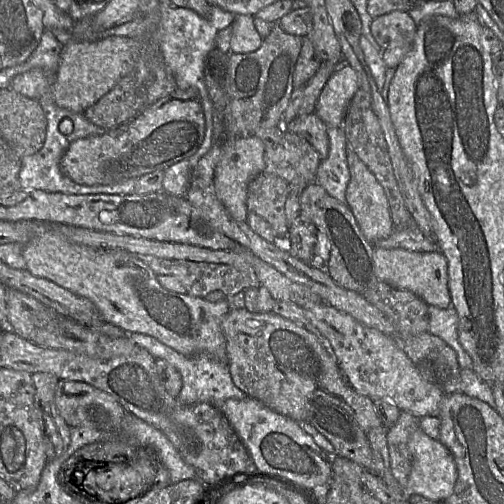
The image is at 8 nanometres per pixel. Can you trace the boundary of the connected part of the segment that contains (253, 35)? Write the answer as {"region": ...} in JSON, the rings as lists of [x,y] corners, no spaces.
{"region":[[[238,15],[230,27],[230,53],[248,54],[261,48],[263,39],[255,28],[253,16]]]}

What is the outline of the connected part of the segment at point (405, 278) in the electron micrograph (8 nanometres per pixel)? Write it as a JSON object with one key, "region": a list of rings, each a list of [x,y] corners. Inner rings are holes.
{"region":[[[375,248],[373,261],[375,275],[379,281],[391,287],[412,292],[428,306],[441,309],[451,306],[448,290],[448,264],[441,251],[414,252],[401,248]]]}

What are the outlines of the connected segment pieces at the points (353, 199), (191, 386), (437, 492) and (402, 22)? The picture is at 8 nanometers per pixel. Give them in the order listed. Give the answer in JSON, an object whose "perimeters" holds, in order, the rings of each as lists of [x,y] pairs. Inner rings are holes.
{"perimeters":[[[[349,144],[347,162],[351,178],[346,190],[346,204],[351,209],[362,235],[374,245],[379,240],[389,237],[394,230],[389,205],[382,186]]],[[[128,333],[129,338],[141,348],[147,350],[156,359],[163,359],[172,365],[181,375],[182,387],[178,400],[185,405],[194,405],[198,403],[211,403],[216,407],[228,400],[244,400],[248,398],[246,393],[242,392],[233,382],[230,375],[229,366],[216,361],[206,354],[196,354],[185,356],[172,348],[161,343],[152,336],[141,333]]],[[[416,429],[411,434],[408,447],[412,456],[412,468],[405,493],[444,502],[452,495],[457,480],[457,468],[451,452],[438,440],[429,438],[421,429]]],[[[393,11],[371,22],[371,34],[380,50],[413,46],[417,25],[409,12]]]]}

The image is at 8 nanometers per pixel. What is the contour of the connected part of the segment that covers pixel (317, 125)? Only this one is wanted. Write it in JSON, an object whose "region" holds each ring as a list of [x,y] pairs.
{"region":[[[316,112],[297,116],[285,125],[285,129],[305,138],[317,151],[320,161],[327,158],[329,154],[327,126]]]}

